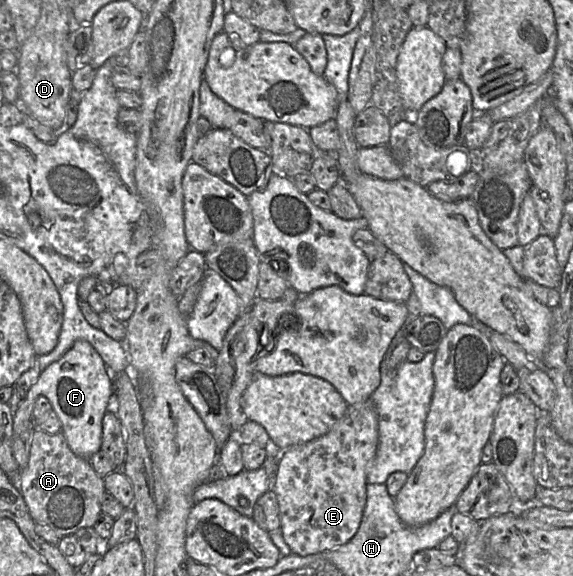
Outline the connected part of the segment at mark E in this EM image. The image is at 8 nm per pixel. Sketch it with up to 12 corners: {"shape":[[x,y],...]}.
{"shape":[[371,399],[281,451],[272,490],[292,553],[346,544],[378,445]]}

